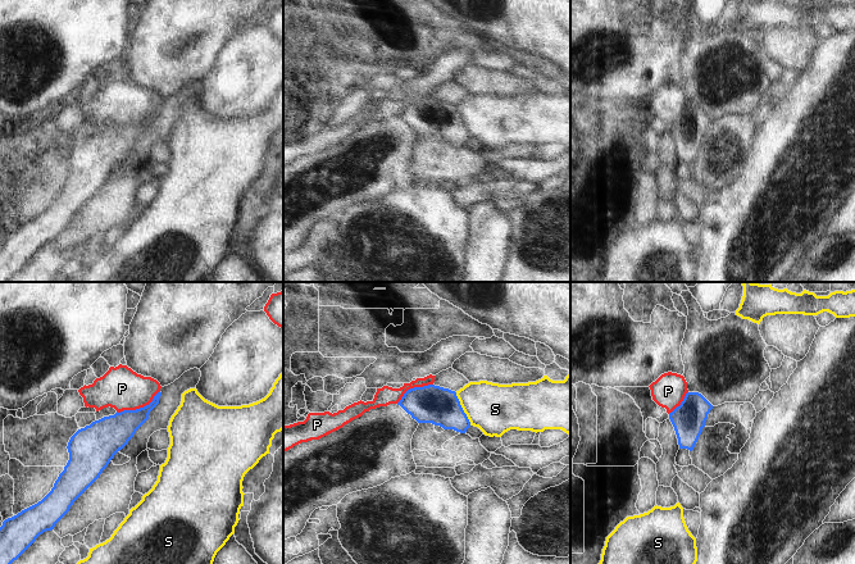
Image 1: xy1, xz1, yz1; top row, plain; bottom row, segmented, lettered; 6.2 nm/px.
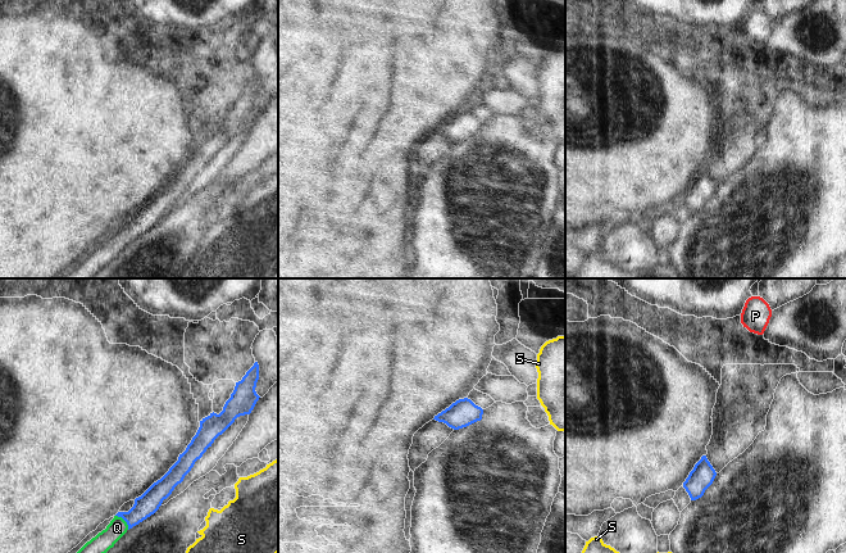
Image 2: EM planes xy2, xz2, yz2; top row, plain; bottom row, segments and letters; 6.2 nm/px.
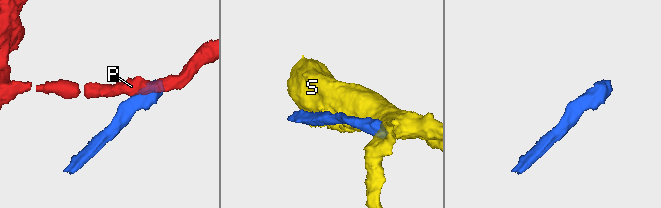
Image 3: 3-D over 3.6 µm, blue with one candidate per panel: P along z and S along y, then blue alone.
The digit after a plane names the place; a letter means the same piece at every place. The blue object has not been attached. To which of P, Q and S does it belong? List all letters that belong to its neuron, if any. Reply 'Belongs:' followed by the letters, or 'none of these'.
Belongs: Q

